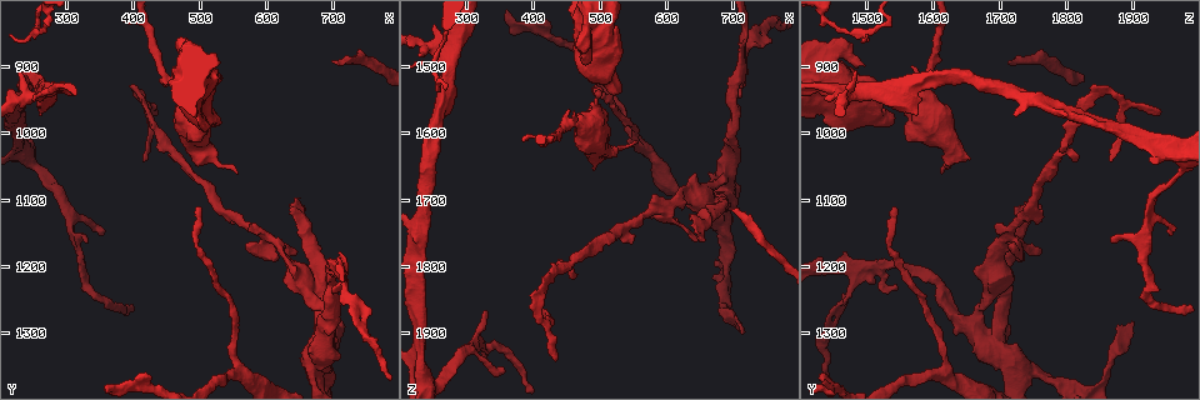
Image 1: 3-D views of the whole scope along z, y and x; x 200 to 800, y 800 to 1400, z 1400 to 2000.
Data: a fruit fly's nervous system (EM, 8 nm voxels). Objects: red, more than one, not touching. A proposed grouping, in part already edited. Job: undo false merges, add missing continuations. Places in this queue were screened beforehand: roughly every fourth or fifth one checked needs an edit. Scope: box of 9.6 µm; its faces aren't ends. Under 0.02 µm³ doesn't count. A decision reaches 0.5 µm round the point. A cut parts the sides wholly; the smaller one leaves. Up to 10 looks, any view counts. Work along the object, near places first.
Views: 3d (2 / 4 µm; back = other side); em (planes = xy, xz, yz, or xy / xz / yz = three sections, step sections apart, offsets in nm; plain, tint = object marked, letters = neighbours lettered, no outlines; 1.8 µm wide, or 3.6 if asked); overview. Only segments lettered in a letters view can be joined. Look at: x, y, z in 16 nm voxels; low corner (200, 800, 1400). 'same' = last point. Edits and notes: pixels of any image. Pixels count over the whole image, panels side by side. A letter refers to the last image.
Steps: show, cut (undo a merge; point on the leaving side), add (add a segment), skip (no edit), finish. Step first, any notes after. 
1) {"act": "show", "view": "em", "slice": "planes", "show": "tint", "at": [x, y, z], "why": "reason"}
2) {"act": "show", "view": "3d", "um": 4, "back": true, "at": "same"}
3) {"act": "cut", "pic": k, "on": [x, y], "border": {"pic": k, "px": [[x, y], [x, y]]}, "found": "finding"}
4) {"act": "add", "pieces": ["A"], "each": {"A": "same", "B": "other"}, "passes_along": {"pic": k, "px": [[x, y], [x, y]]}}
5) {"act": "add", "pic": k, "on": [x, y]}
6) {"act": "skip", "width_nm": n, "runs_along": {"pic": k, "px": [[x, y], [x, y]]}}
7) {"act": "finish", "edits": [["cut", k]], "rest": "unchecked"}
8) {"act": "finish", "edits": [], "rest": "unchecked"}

{"act": "show", "view": "em", "slice": "planes", "show": "letters", "at": [495, 1110, 1540], "why": "free end"}

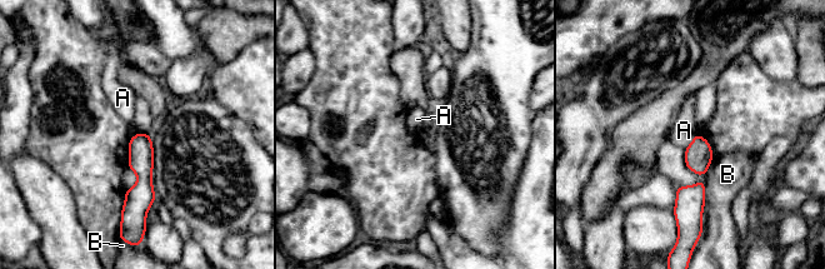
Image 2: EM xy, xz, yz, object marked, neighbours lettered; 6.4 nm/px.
{"act": "skip", "each": {"A": "other", "B": "other"}, "border": {"pic": 2, "px": [[698, 133], [685, 149]]}, "found": "none of them fits"}

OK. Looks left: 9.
{"act": "show", "view": "3d", "um": 4, "at": [605, 1155, 1710], "why": "arms part here"}

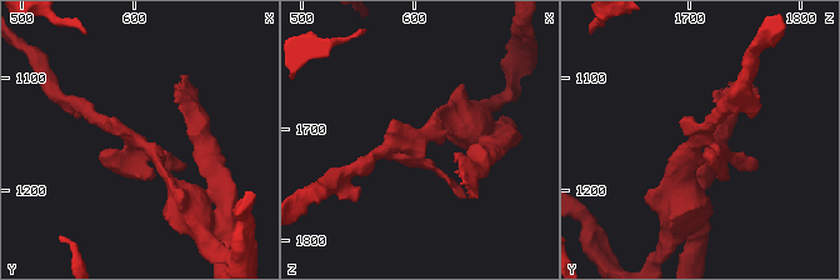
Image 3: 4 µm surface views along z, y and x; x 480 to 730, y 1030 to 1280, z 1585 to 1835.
{"act": "show", "view": "em", "um": 3.6, "slice": "planes", "show": "letters", "at": [604, 1154, 1710]}

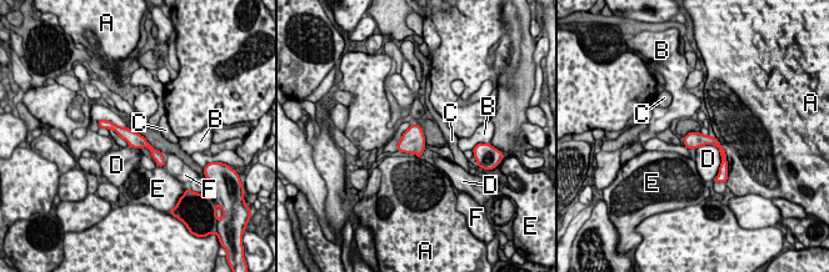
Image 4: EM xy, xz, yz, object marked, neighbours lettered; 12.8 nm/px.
{"act": "skip", "longest_contact_nm": ["A", 440], "each": {"A": "other", "B": "other", "C": "other", "D": "other", "E": "other", "F": "other"}, "border": {"pic": 4, "px": [[698, 146], [718, 149], [719, 170]]}, "found": "continuous, no second neuron"}

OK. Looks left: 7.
{"act": "show", "view": "em", "slice": "planes", "show": "letters", "at": [715, 1285, 1900], "why": "branch stops here"}

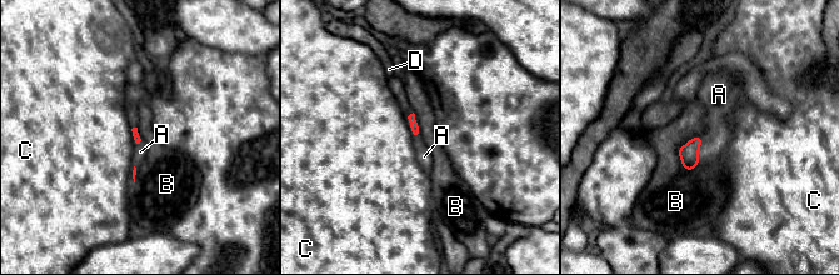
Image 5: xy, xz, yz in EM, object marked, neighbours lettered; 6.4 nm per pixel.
{"act": "add", "pieces": ["A"], "each": {"A": "same", "B": "other", "C": "other", "D": "other"}, "found": "the neuron continues"}

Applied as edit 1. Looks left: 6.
{"act": "show", "view": "overview", "why": "see it whole again"}

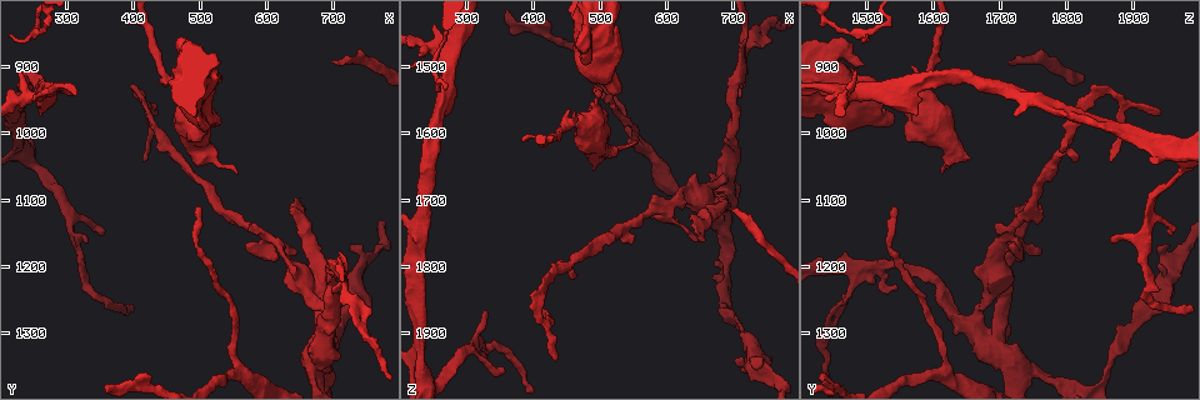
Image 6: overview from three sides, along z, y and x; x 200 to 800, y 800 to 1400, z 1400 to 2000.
{"act": "show", "view": "3d", "um": 4, "at": [685, 1350, 1740], "why": "thin arm on a thick one"}

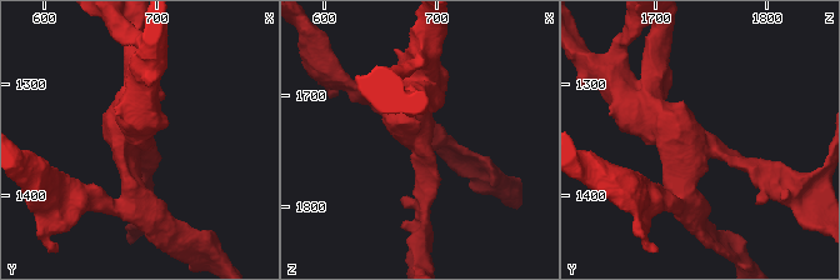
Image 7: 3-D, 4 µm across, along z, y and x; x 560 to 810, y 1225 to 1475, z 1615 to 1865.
{"act": "show", "view": "em", "um": 3.6, "slice": "planes", "show": "letters", "at": [688, 1350, 1740], "arms": 3, "arm_widths_nm": [170, 300, 650]}

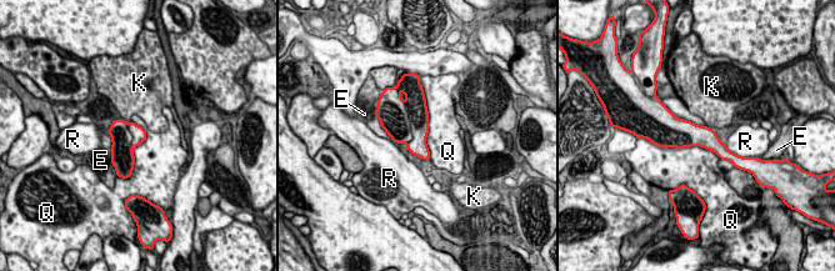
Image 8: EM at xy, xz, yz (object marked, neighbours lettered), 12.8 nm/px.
{"act": "cut", "pic": 8, "on": [418, 111], "width_nm": 340, "each": {"E": "other", "K": "other", "Q": "other", "R": "other"}, "border": {"pic": 8, "px": [[405, 103], [411, 135], [408, 142]]}, "found": "a second neuron is stuck on"}

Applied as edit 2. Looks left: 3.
{"act": "finish", "edits": [["add", 5], ["cut", 8]], "rest": "unchecked"}

